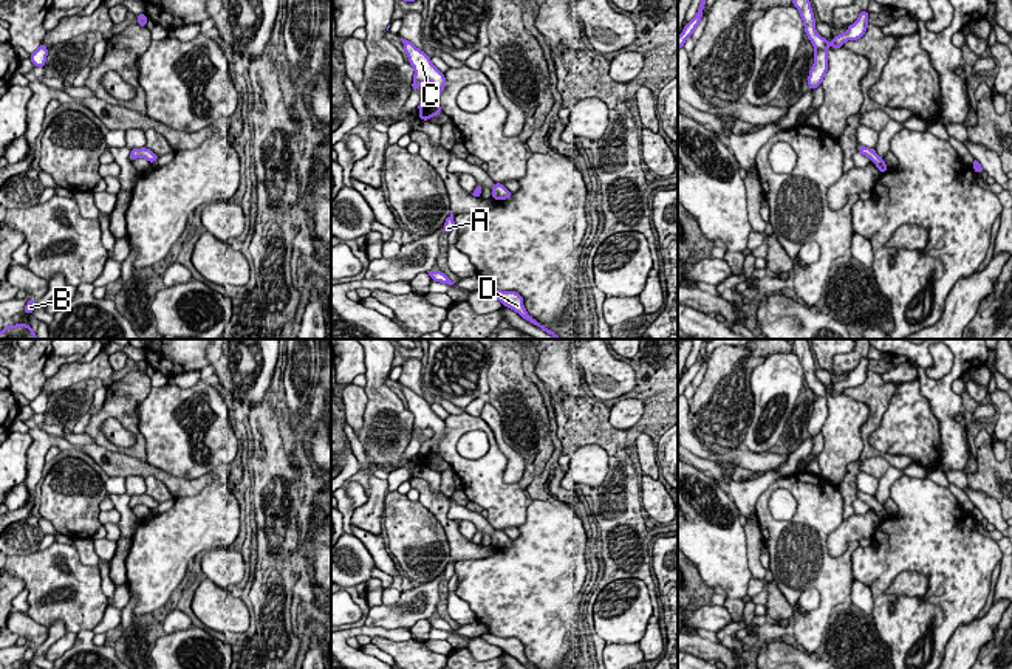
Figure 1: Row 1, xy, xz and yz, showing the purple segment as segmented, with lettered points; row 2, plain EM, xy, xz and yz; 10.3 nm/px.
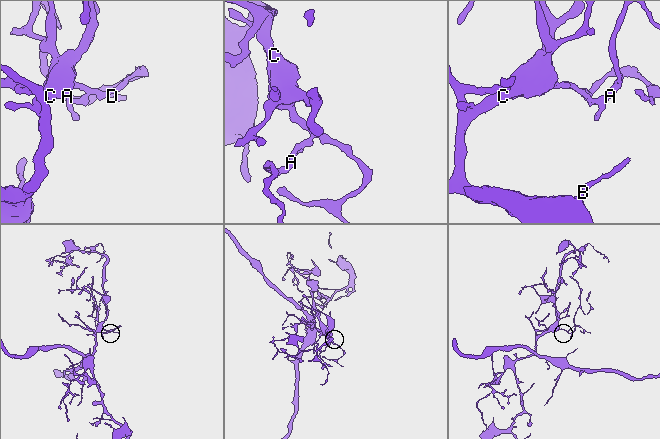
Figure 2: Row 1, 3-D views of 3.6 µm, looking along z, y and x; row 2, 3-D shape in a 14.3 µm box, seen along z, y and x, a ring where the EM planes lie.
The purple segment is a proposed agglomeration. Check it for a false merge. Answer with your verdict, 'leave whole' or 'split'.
leave whole

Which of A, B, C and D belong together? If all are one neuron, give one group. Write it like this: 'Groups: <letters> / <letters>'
Groups: A B C D

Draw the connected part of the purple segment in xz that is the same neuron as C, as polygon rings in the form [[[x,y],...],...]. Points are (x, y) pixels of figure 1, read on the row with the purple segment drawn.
[[[402,39],[404,51],[409,57],[409,63],[413,67],[412,90],[419,90],[422,82],[432,82],[433,90],[422,94],[418,104],[418,119],[429,121],[432,116],[438,116],[443,110],[439,107],[439,94],[446,88],[446,76],[430,60],[430,57],[416,48],[412,42]]]

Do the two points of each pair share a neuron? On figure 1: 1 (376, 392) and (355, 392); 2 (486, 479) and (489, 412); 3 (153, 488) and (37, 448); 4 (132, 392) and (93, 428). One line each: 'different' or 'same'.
1: different
2: different
3: different
4: same

